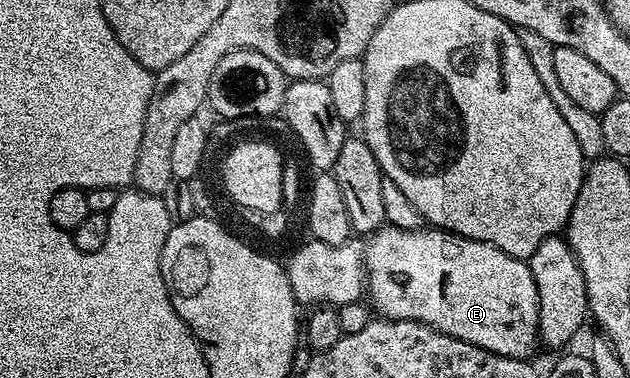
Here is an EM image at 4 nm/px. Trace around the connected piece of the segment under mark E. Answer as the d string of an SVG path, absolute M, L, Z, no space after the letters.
M384 226L370 233L368 240L371 241L366 241L363 249L365 292L370 307L380 317L421 322L441 334L509 358L527 360L534 354L535 344L540 343L539 299L537 282L533 282L527 260L518 260L516 256L505 254L505 250L497 250L497 246L489 242L457 236L434 226L426 230Z

